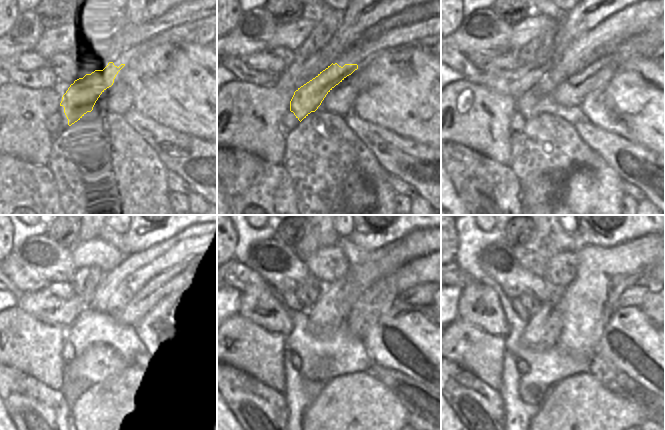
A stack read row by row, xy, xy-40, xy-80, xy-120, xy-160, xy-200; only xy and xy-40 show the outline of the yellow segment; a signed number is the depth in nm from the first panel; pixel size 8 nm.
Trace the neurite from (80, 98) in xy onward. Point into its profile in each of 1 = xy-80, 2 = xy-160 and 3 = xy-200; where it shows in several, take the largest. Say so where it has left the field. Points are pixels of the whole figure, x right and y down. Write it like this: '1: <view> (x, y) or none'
1: xy-80 (557, 74)
2: xy-160 (331, 295)
3: xy-200 (557, 293)

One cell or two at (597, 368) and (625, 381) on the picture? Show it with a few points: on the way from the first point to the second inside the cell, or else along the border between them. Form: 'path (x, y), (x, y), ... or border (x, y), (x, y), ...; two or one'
path (604, 371), (618, 381); one

